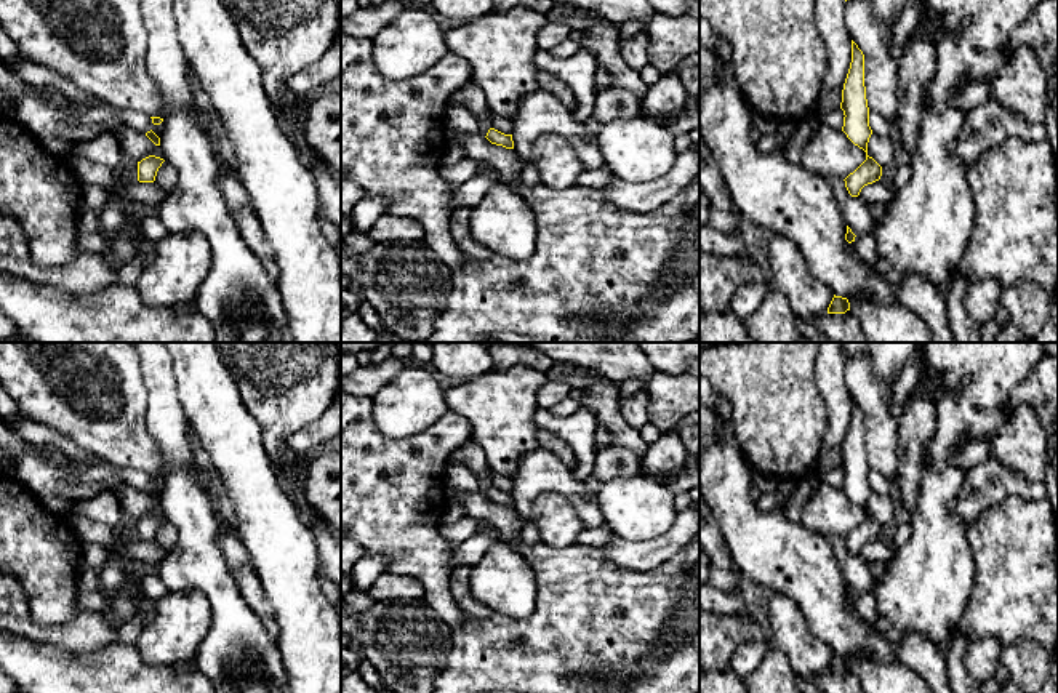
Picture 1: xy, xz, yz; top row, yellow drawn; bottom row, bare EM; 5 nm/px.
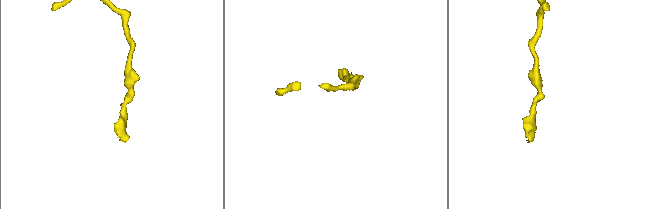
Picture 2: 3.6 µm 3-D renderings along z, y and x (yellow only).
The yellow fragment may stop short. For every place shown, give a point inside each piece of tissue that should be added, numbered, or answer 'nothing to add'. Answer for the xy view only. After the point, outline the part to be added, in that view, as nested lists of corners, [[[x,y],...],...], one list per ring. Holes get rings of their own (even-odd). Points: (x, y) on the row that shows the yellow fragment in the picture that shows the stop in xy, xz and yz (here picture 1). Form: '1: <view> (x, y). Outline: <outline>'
nothing to add

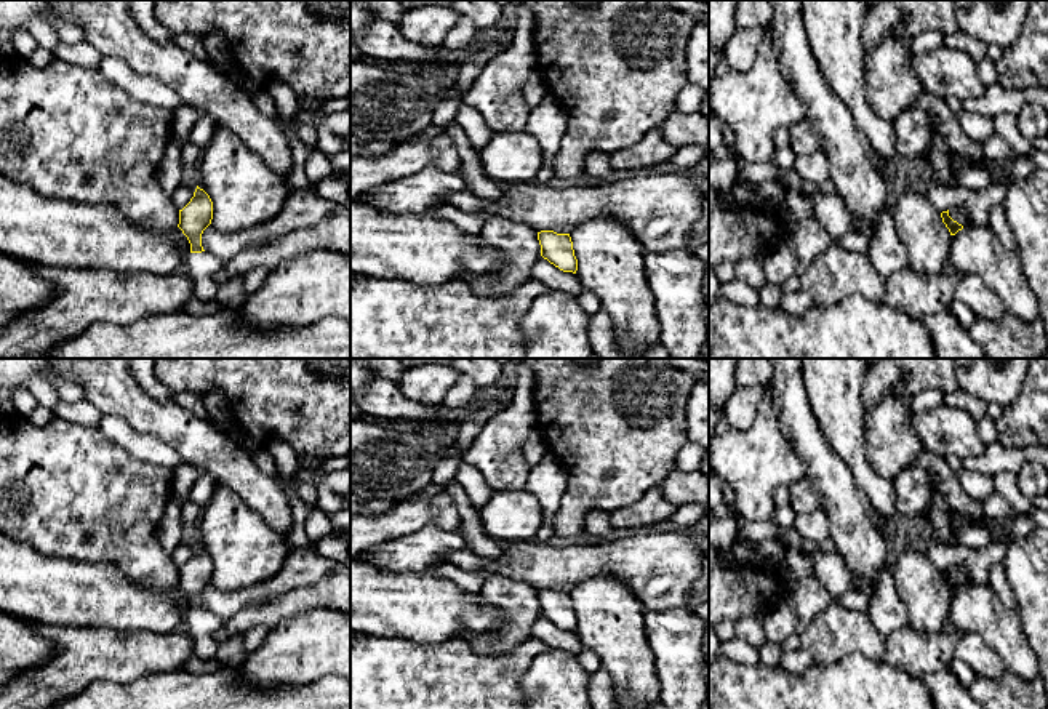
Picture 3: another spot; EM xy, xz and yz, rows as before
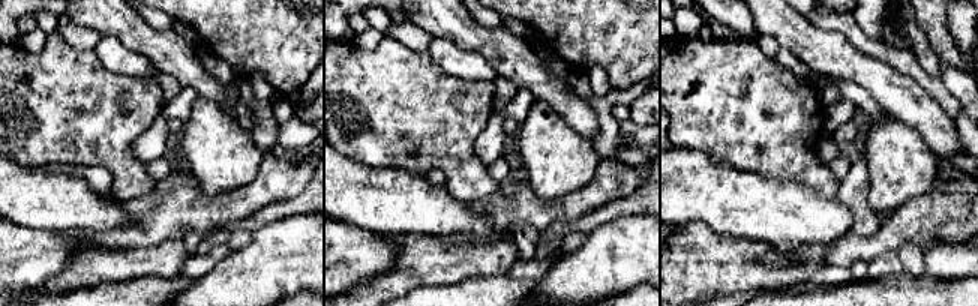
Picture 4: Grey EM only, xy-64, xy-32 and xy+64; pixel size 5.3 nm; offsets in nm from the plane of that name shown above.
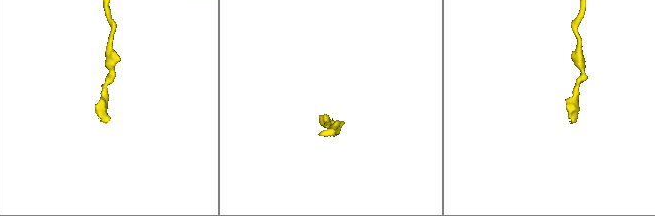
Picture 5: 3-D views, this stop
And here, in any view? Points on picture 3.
1: xy (202, 268). Outline: [[[208,251],[189,253],[184,258],[181,270],[195,282],[195,298],[200,301],[213,301],[216,298],[219,286],[216,283],[216,274],[222,264],[221,259]]]

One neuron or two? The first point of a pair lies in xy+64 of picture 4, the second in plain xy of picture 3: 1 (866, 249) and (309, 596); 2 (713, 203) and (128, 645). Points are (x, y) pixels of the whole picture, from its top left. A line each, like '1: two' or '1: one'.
1: one
2: two

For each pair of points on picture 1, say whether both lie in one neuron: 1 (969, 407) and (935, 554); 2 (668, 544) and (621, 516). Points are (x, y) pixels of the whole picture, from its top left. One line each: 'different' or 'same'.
1: same
2: different

